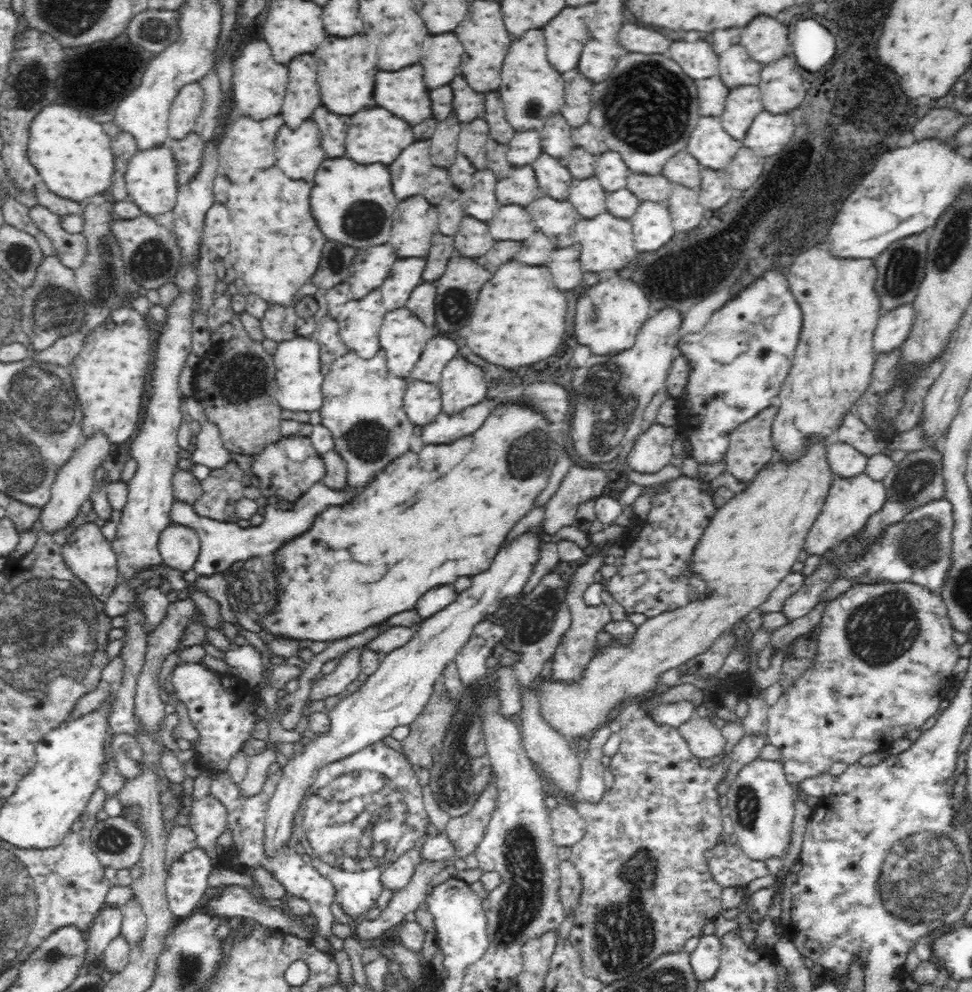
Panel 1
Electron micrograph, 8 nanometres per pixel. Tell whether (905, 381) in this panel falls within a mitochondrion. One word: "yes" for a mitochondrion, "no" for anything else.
no

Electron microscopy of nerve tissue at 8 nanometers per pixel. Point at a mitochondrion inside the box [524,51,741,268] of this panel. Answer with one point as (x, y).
(648, 105)

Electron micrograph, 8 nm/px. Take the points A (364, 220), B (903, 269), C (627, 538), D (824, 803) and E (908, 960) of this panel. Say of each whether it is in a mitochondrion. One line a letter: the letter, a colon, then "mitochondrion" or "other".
A: mitochondrion
B: mitochondrion
C: other
D: other
E: other

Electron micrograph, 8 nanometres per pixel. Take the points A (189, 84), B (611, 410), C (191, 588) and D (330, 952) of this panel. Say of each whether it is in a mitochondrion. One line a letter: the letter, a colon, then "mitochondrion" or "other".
A: other
B: mitochondrion
C: other
D: other

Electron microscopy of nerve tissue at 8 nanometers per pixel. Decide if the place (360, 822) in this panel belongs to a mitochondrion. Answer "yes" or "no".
yes

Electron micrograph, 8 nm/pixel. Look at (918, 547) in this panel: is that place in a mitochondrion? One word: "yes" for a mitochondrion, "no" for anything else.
yes

